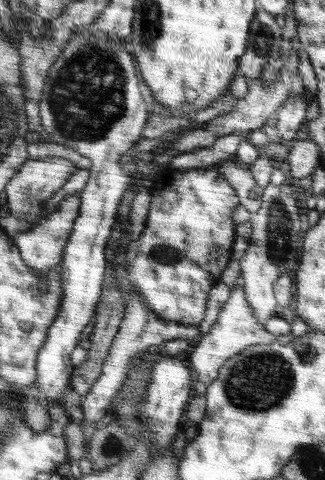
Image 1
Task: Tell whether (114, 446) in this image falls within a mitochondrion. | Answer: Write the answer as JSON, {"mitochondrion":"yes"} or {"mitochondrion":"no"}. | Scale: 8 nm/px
{"mitochondrion":"yes"}

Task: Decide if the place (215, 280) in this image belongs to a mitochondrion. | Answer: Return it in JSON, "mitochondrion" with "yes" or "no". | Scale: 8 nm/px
{"mitochondrion":"no"}

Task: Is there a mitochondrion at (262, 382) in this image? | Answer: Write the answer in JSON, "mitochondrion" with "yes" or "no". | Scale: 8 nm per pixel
{"mitochondrion":"yes"}

